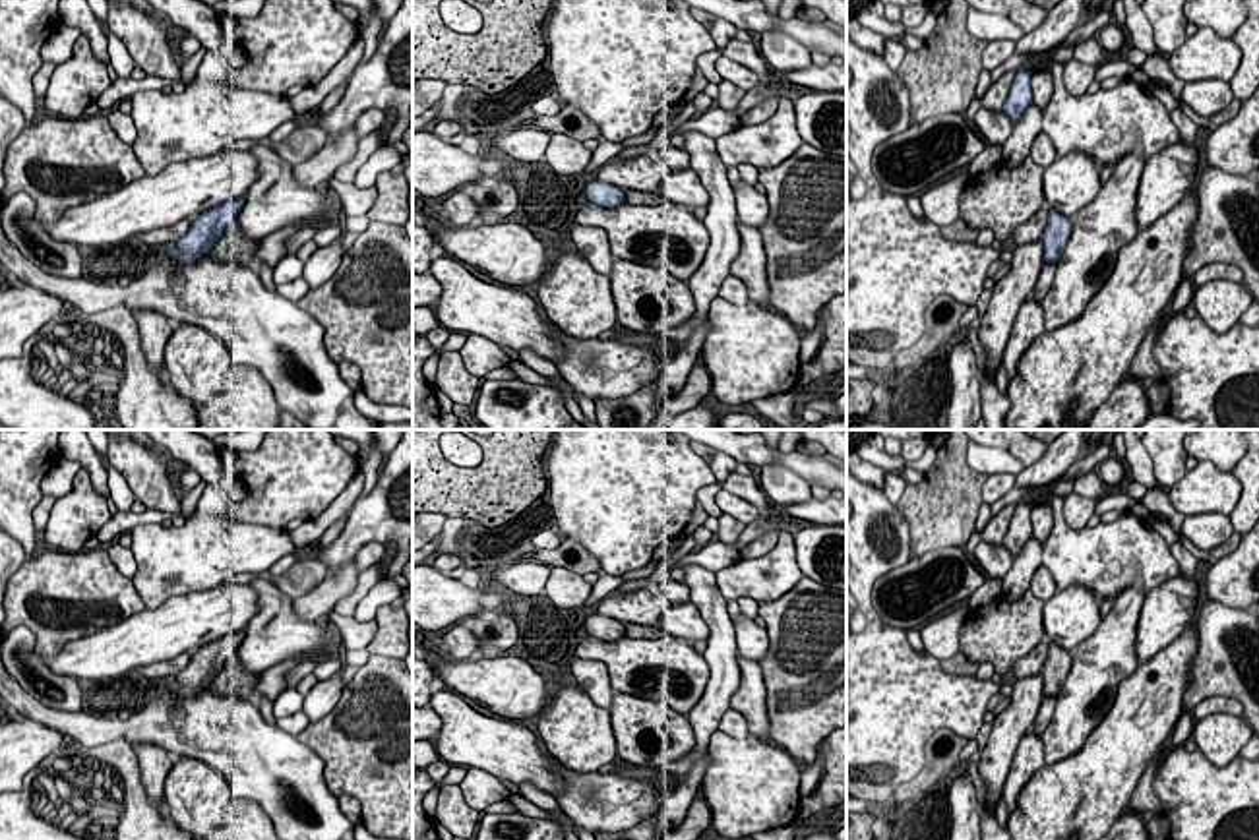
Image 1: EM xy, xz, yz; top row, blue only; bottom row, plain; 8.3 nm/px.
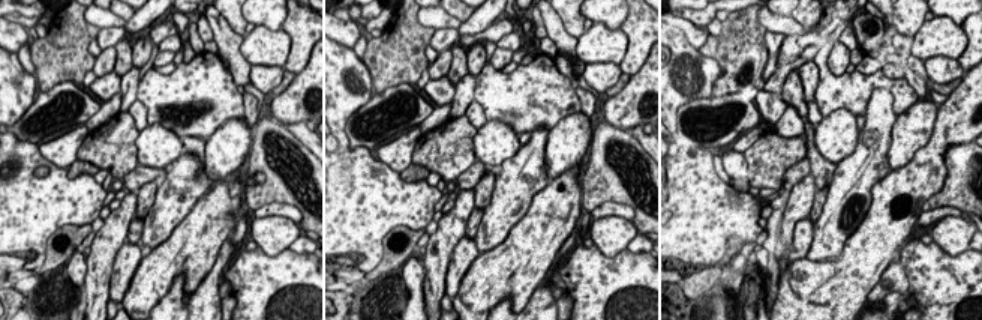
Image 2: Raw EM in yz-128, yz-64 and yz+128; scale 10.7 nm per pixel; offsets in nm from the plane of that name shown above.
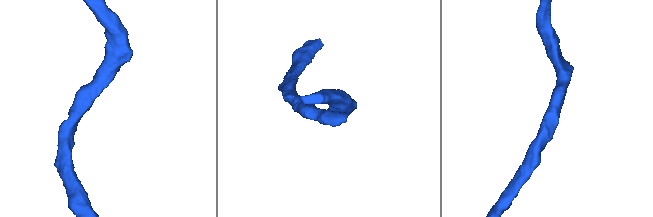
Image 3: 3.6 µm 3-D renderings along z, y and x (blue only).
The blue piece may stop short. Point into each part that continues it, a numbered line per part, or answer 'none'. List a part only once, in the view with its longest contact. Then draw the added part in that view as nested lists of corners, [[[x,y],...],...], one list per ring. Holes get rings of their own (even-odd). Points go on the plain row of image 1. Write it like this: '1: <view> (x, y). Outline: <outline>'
1: xy (235, 680). Outline: [[[234,652],[225,668],[219,672],[215,681],[209,685],[209,691],[217,697],[240,697],[240,699],[252,699],[258,687],[260,674],[248,672],[238,654]]]

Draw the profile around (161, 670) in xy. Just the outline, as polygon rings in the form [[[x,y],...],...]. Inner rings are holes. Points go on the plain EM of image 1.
[[[192,652],[178,654],[172,660],[167,662],[155,662],[143,668],[138,668],[138,672],[145,677],[157,677],[157,679],[172,679],[180,672],[186,670],[188,662],[192,658]]]

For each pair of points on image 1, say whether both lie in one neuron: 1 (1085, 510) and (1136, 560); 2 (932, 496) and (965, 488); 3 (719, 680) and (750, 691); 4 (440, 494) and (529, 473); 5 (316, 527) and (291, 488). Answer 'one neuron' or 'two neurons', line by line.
1: two neurons
2: one neuron
3: two neurons
4: one neuron
5: two neurons

